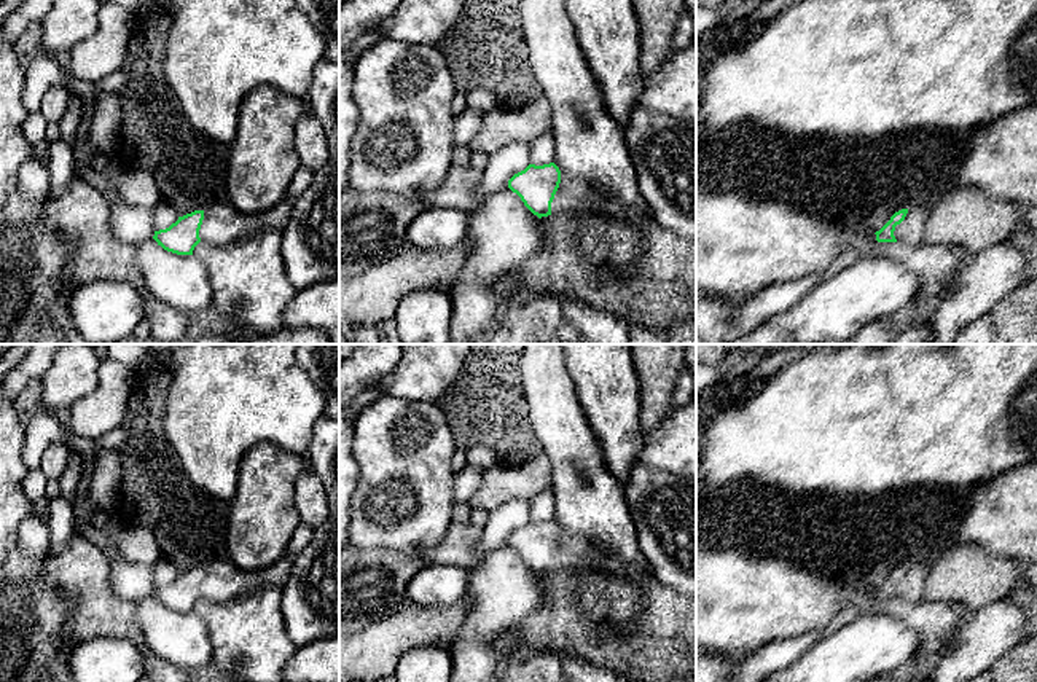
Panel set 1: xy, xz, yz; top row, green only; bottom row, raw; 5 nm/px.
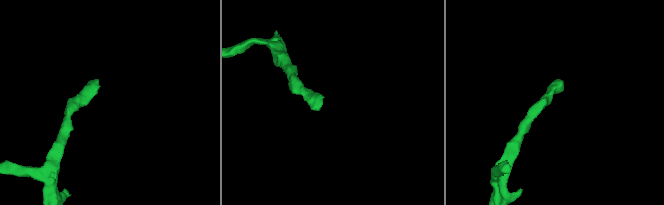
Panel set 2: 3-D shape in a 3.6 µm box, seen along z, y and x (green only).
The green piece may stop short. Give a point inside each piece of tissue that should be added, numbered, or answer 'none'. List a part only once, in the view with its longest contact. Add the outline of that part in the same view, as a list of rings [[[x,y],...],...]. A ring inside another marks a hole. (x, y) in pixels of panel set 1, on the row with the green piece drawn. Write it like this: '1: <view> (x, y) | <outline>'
1: yz (910, 231) | [[[908,207],[905,220],[897,225],[894,231],[897,242],[905,242],[908,245],[921,244],[927,217],[929,210],[925,210],[924,207]]]

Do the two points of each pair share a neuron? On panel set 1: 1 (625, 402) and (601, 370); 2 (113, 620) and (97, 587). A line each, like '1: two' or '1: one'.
1: one
2: one

